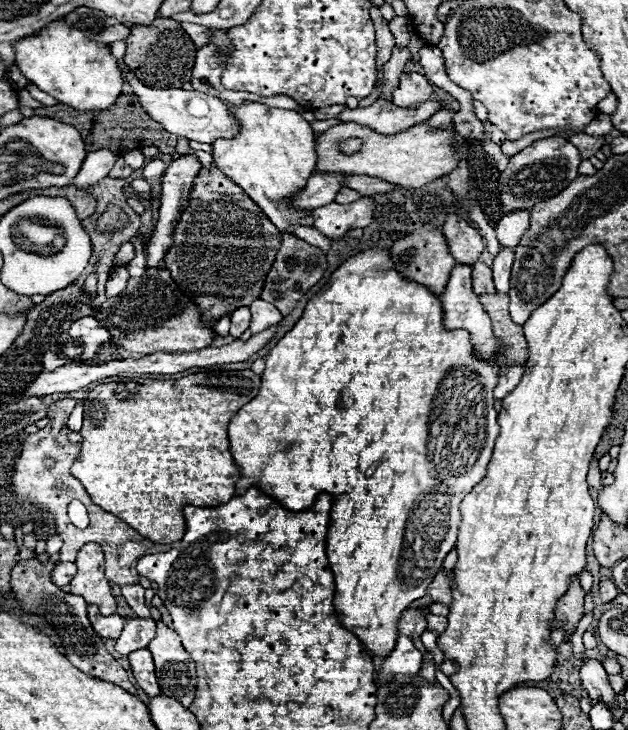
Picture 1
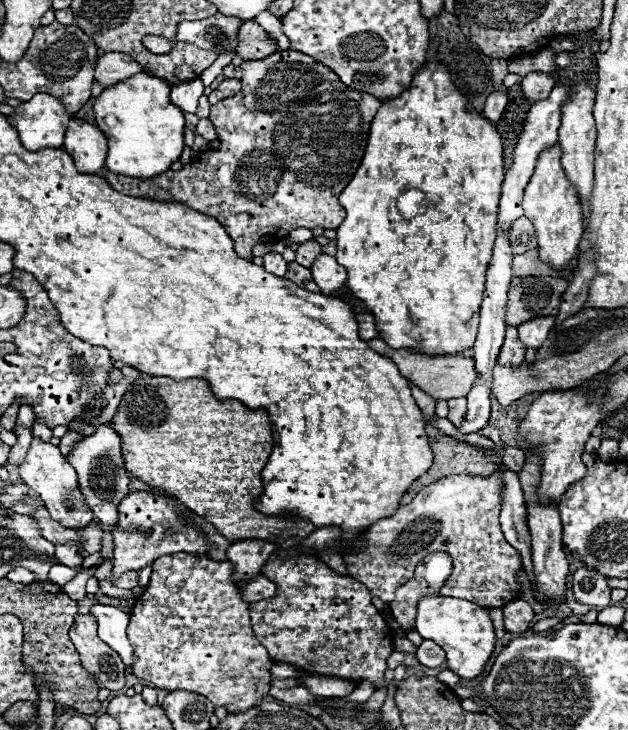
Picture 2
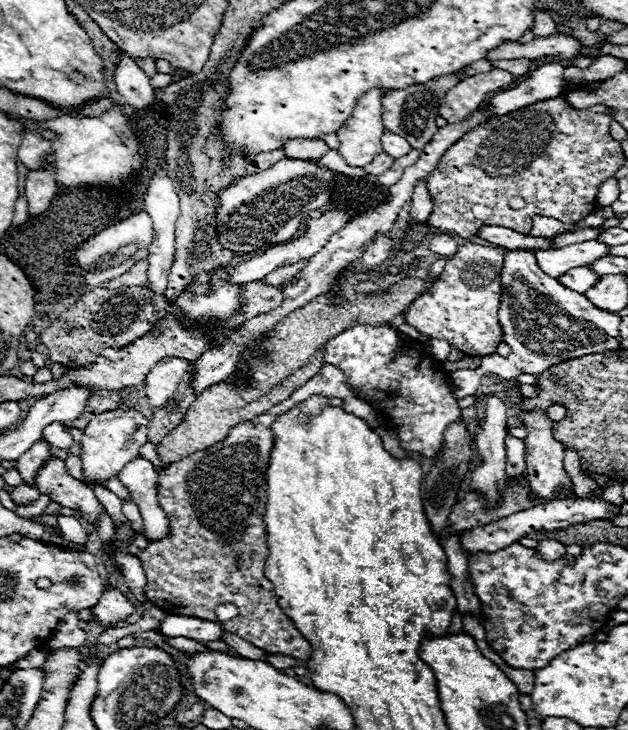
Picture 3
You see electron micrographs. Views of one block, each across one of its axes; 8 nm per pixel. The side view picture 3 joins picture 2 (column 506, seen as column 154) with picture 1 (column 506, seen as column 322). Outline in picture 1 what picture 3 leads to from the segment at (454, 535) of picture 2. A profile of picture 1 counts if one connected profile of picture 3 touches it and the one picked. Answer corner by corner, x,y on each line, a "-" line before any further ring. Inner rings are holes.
520,364
502,366
502,368
500,368
500,374
498,374
498,384
496,384
496,388
494,388
494,398
500,400
500,398
504,398
508,392
512,392
512,390
518,386
522,374
524,374
524,366
520,366

